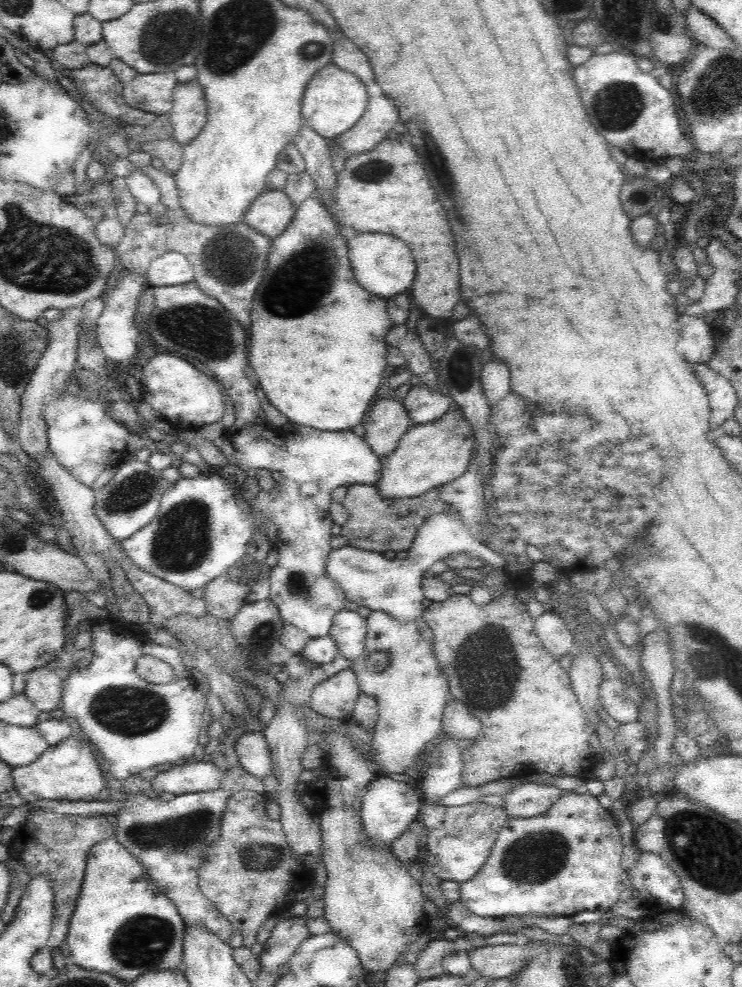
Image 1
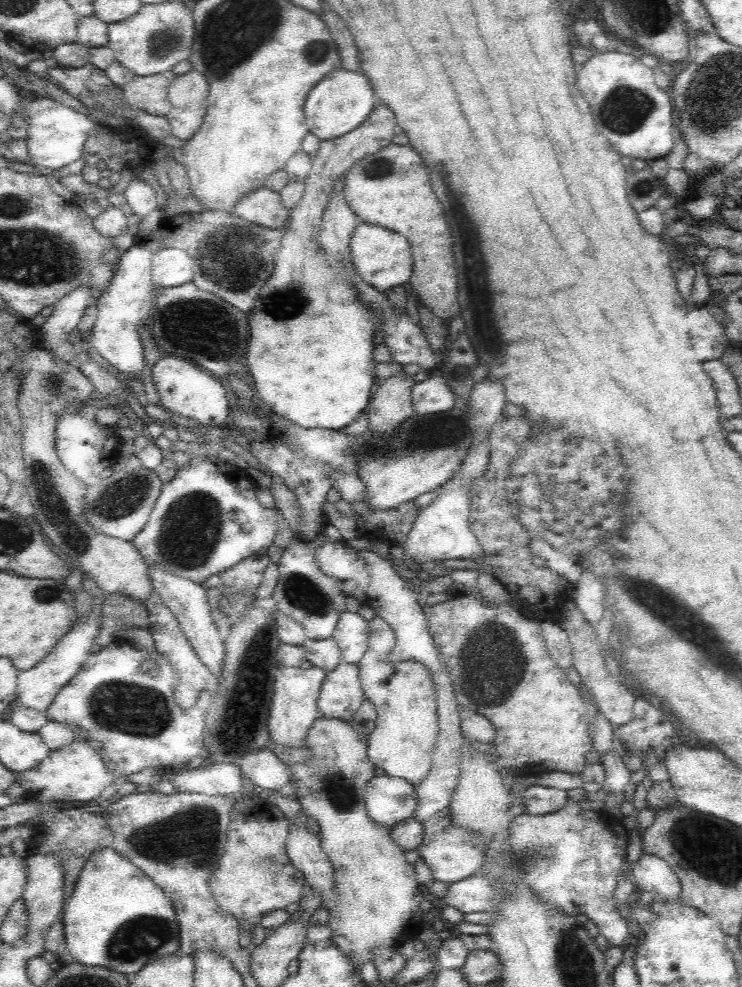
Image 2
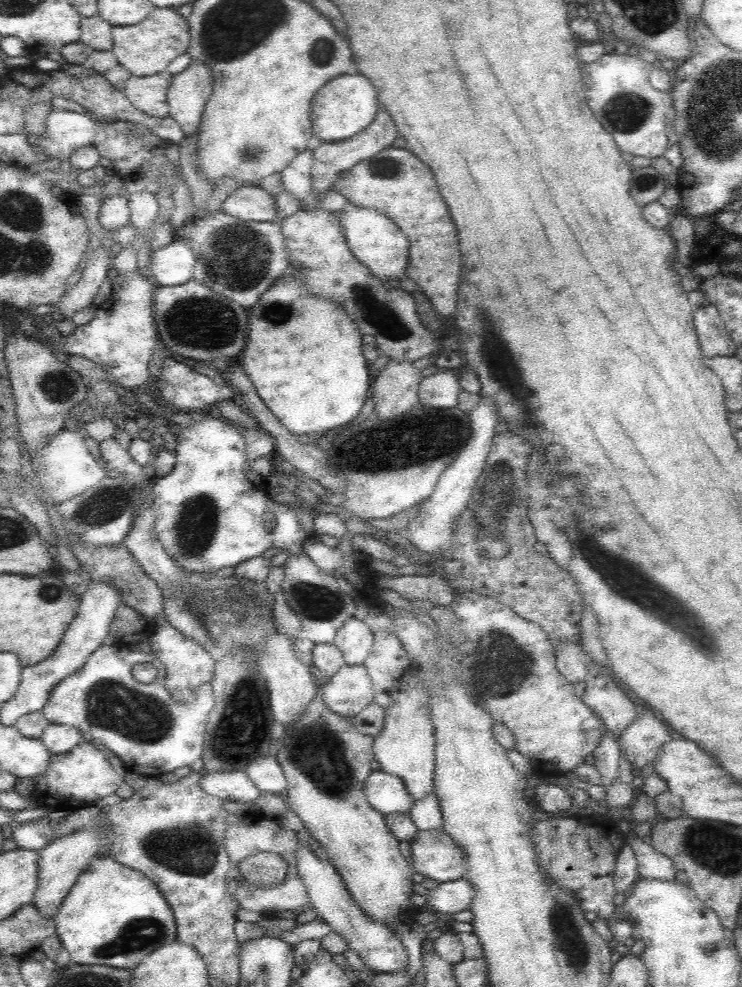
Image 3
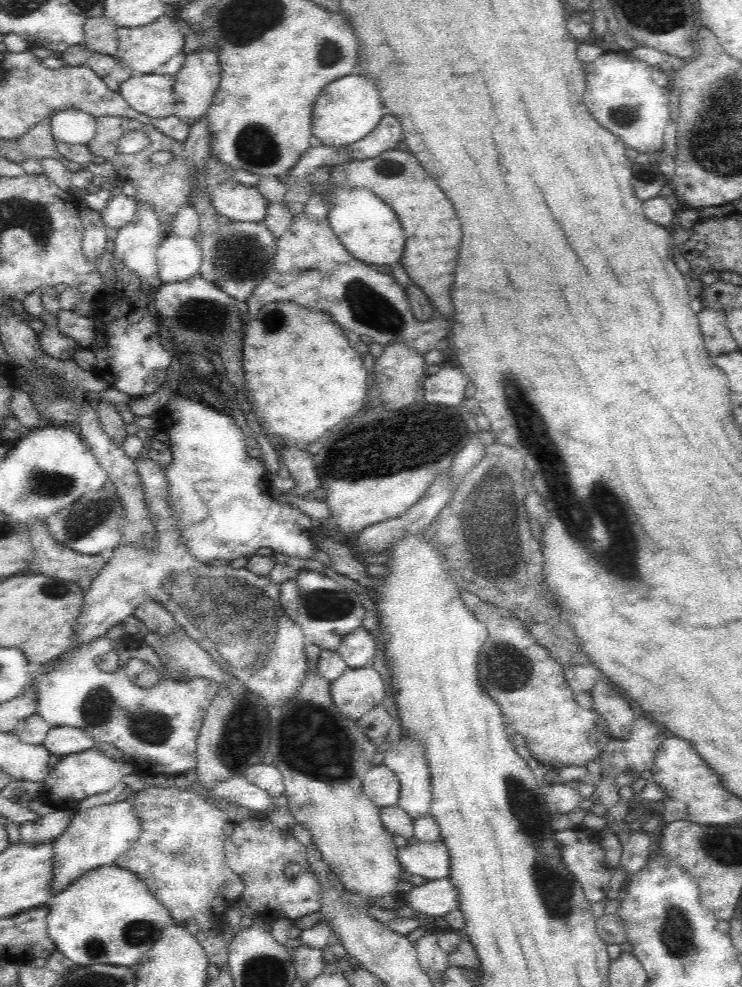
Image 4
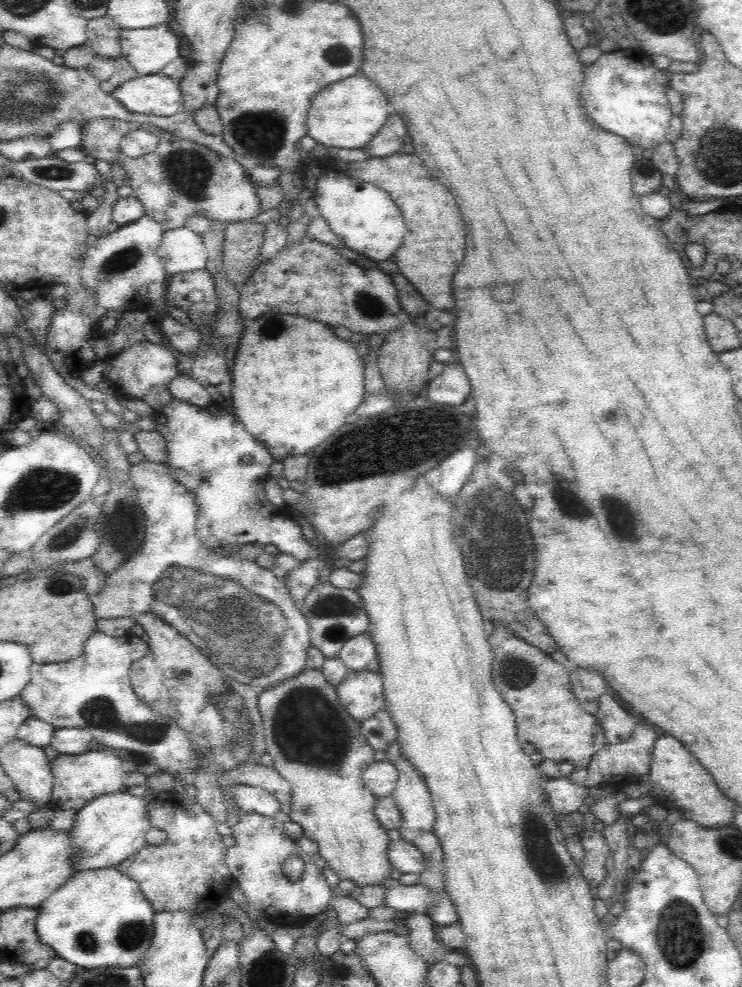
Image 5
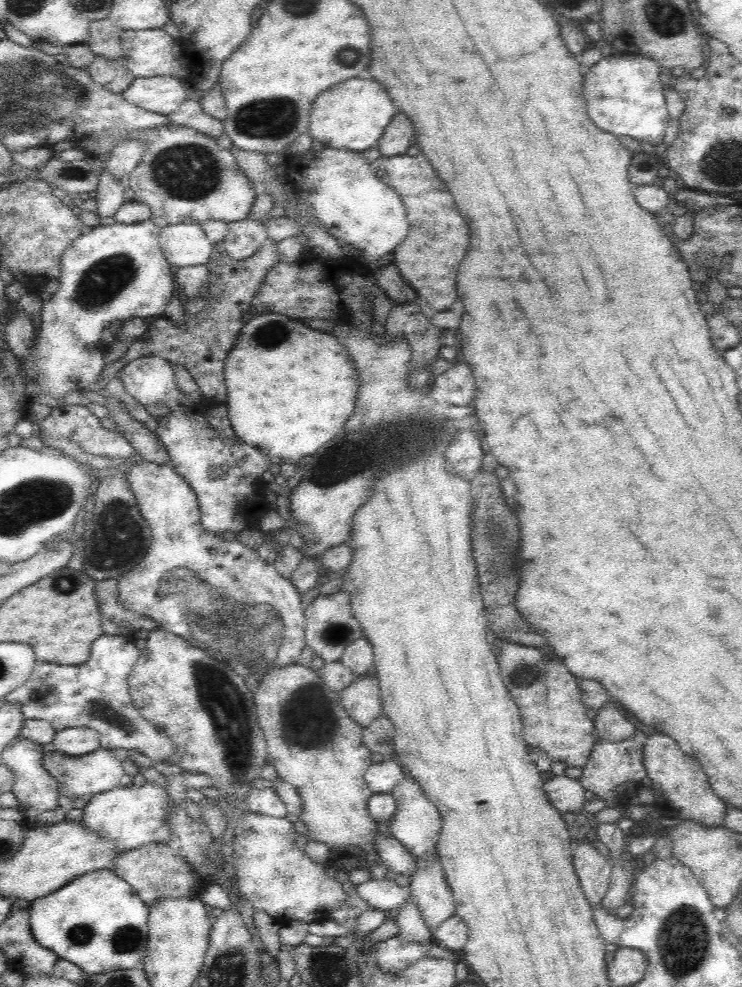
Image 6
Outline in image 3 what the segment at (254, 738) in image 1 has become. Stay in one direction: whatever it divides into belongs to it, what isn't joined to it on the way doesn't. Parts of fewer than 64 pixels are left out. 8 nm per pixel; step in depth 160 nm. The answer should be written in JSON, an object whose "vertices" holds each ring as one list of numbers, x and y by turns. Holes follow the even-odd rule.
{"vertices":[[260,756,245,766,250,780,261,792,279,794,286,789,287,780,276,756]]}

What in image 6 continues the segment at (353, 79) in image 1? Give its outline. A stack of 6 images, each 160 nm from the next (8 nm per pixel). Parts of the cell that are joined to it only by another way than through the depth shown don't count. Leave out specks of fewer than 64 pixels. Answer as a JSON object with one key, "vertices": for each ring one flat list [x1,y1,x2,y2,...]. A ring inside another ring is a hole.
{"vertices":[[352,78,328,88,316,97,311,106,308,130,311,136,326,147,346,151,362,152,376,145,392,116,396,114,396,106,392,104,388,92,380,88,376,80,364,78]]}

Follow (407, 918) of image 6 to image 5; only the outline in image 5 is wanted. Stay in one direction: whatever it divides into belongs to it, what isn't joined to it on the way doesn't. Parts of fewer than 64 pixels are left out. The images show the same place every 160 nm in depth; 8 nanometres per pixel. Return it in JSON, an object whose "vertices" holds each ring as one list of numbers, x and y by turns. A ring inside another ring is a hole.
{"vertices":[[412,913,402,922,408,928,406,937,412,951,429,964,436,964,443,960,448,948,437,939,437,925,426,913]]}

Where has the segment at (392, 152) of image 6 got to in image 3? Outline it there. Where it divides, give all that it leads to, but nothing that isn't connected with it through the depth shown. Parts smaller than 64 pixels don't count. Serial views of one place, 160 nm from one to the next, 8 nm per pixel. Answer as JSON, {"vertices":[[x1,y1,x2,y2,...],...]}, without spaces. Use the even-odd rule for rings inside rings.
{"vertices":[[380,110,380,112,376,113,374,120,364,130,358,132,357,135,351,136,346,140,339,140,338,142,329,143,322,141,313,150,311,168,312,194,302,200,301,209,304,211,314,210,321,194,332,190,336,180,340,179,344,171,350,170,352,166,356,166,359,162,374,159,380,151,392,147,392,143,396,140,396,132,397,127,392,118,390,118,390,114]]}

